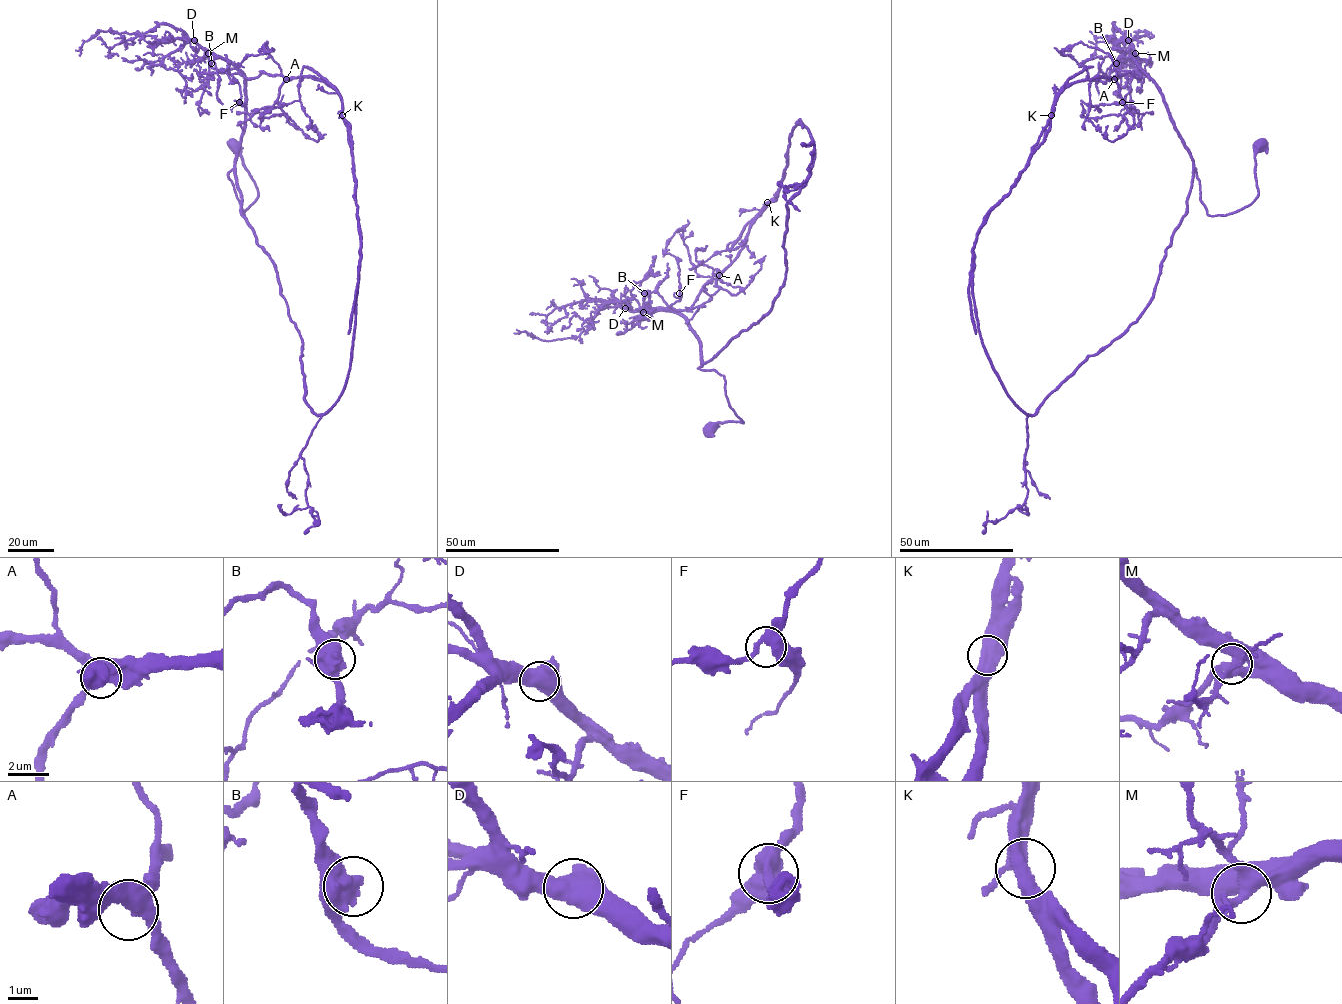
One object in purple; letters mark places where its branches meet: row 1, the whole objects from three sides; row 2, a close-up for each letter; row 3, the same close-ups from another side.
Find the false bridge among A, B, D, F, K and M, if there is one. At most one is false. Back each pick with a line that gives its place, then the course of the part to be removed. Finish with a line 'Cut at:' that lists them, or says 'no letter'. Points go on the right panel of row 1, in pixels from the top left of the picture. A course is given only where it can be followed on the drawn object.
K: place (1051, 115); course (1051, 115), (1045, 139), (1032, 154), (1011, 190), (987, 214), (977, 234), (969, 286), (976, 334)
Cut at: K

